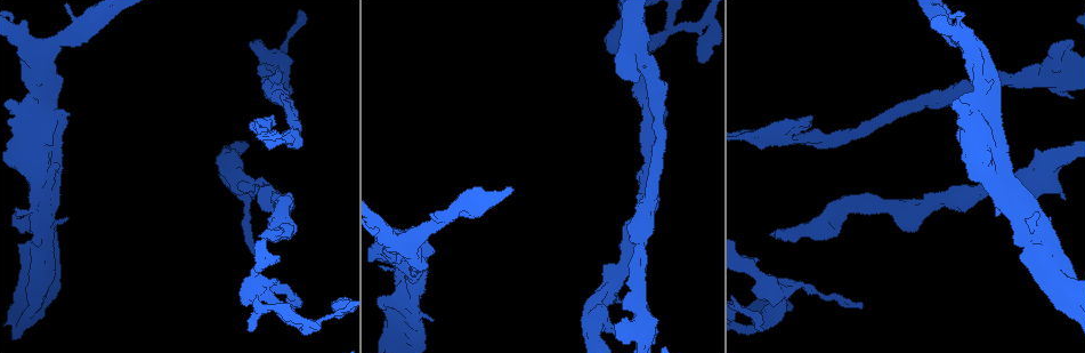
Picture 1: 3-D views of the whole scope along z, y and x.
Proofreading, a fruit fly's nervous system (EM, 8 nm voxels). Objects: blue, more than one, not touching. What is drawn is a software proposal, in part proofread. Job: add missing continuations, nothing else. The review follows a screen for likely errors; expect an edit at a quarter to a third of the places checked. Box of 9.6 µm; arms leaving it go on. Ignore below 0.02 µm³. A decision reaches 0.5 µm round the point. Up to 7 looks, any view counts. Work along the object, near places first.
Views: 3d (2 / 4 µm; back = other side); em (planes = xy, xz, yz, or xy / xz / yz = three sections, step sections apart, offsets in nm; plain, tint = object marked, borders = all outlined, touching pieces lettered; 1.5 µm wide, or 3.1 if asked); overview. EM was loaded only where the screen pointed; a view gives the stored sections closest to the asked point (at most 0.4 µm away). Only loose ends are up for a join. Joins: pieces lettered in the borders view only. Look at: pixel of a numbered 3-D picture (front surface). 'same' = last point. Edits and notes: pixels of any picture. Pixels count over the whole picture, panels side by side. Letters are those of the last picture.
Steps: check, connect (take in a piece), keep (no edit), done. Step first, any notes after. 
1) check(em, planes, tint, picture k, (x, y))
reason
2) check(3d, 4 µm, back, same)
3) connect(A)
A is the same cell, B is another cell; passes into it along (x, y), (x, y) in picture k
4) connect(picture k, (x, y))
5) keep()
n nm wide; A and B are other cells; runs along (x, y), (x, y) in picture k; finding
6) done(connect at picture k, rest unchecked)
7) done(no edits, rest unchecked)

check(em, planes, borders, picture 1, (1039, 214))
stops while still wide

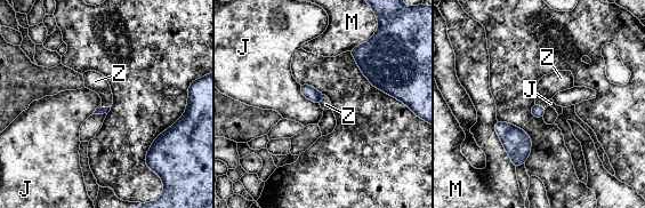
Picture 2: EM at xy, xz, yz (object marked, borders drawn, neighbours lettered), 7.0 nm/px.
connect(Z)
Z is the same cell, J and M are other cells; passes into it along (308, 92), (325, 98), (325, 104) in picture 2; it goes on there

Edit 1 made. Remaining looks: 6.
check(em, xy, step 4, tint, picture 1, (250, 329))
branch stops here

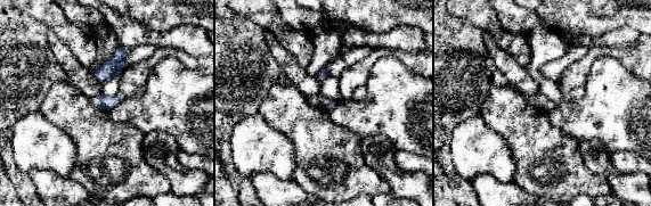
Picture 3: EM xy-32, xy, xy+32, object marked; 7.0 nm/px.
check(em, planes, borders, same)
another direction

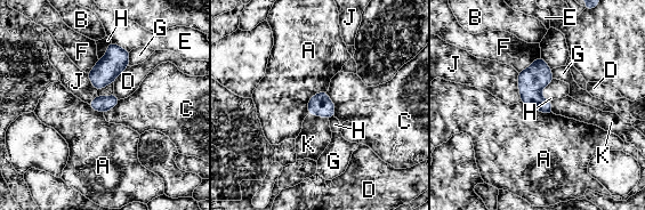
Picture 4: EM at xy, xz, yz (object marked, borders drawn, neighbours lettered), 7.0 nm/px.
connect(K)
110 nm wide; K is the same cell, A, B, C, D, E, F, G, H and J are other cells; passes into it along (320, 104), (319, 115), (315, 136) in picture 4; the neuron continues

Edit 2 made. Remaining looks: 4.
check(overview)

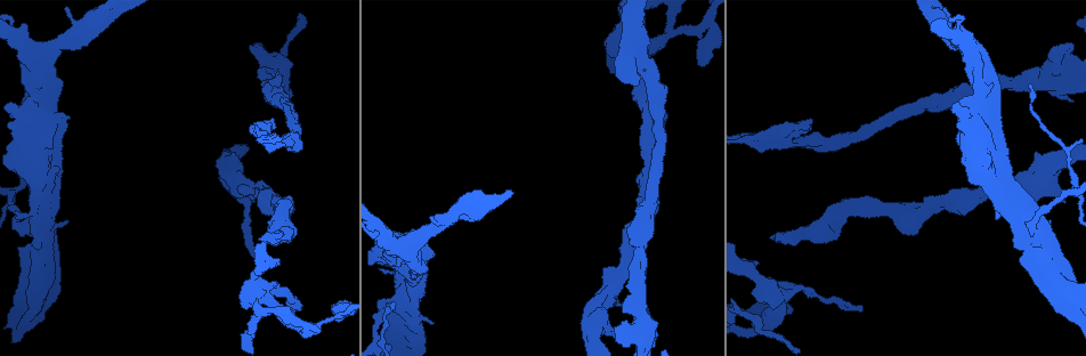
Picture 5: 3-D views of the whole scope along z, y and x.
check(3d, 4 µm, picture 5, (701, 64))
free end

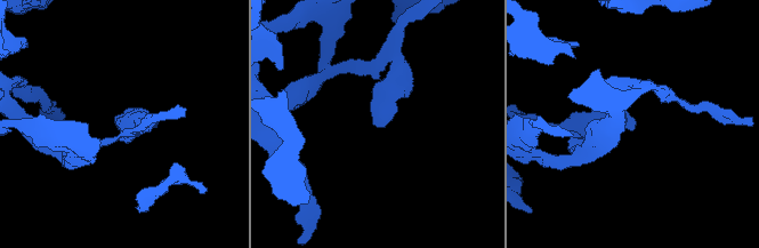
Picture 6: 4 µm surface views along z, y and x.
check(em, planes, borders, picture 6, (633, 125))

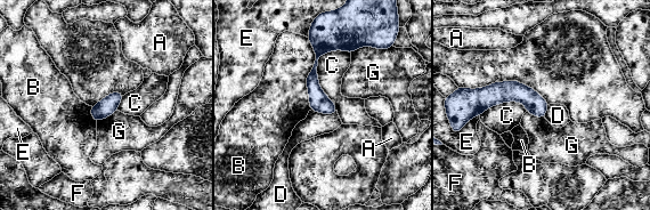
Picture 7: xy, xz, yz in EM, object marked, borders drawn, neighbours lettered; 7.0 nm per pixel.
keep()
B touches over 440 nm; A, B, C, D, E, F and G are other cells; runs along (317, 40), (314, 89), (331, 111) in picture 7; no lettered piece goes on from it

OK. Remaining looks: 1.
done(connect at picture 2, connect at picture 4, rest unchecked)

